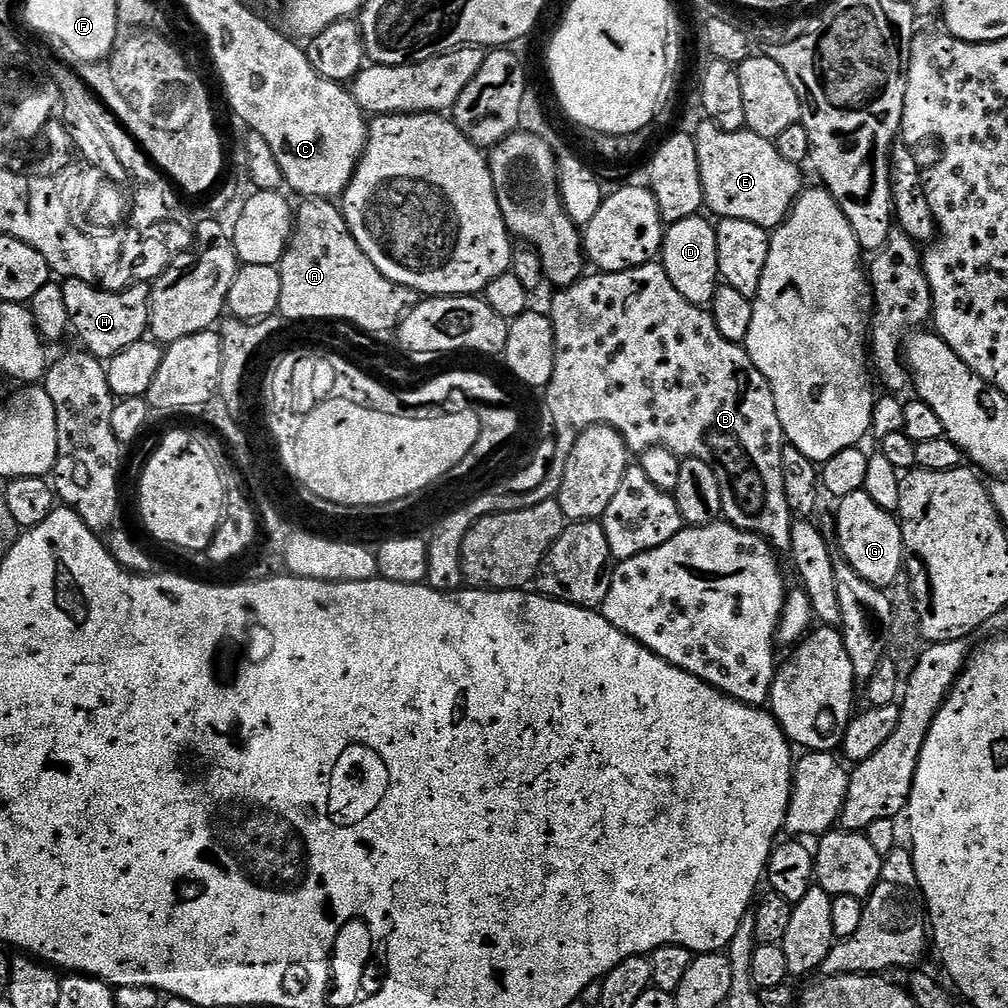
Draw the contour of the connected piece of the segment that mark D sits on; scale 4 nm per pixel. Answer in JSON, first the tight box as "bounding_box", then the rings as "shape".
{"bounding_box":[659,214,718,305],"shape":[[[697,214],[682,222],[667,225],[664,244],[660,247],[659,259],[664,266],[674,290],[691,304],[711,305],[712,296],[718,287],[718,262],[716,261],[716,229]]]}

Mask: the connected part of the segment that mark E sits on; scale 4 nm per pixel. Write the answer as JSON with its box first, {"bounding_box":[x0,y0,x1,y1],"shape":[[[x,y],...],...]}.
{"bounding_box":[694,122,802,230],"shape":[[[704,122],[704,125],[694,132],[694,139],[700,182],[707,211],[712,211],[716,218],[754,222],[765,230],[779,228],[802,190],[802,185],[800,185],[801,169],[797,165],[786,162],[786,158],[782,158],[776,152],[773,141],[747,130],[721,132],[715,124]]]}

